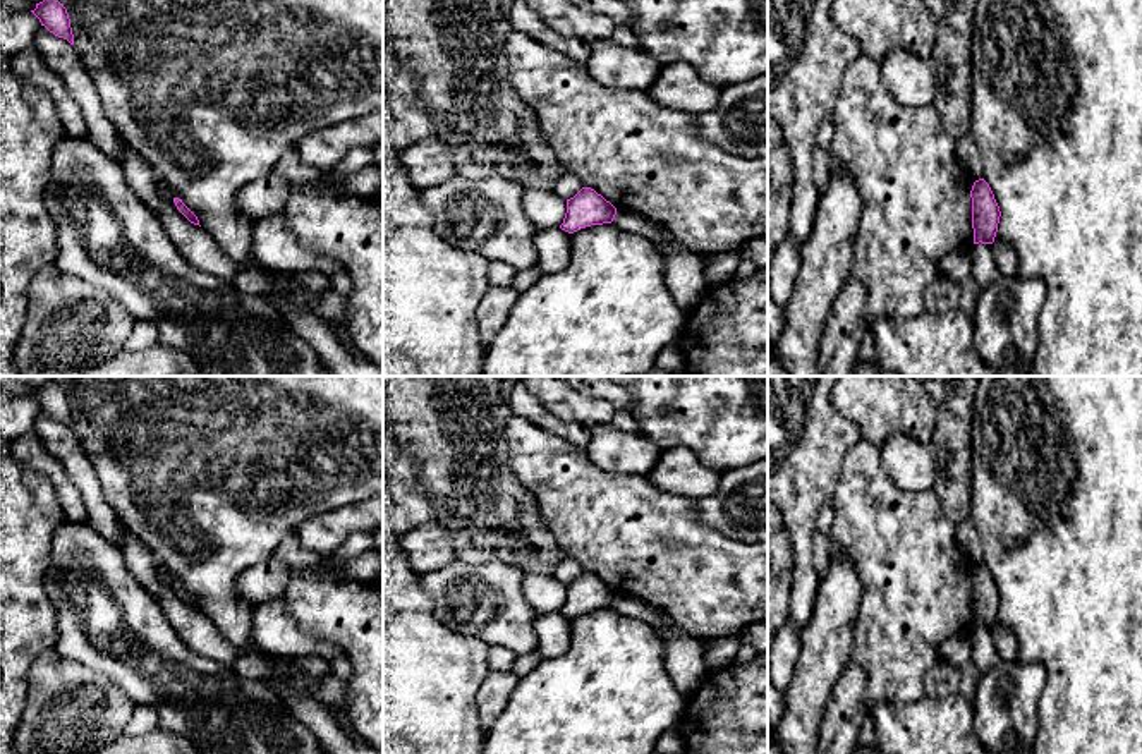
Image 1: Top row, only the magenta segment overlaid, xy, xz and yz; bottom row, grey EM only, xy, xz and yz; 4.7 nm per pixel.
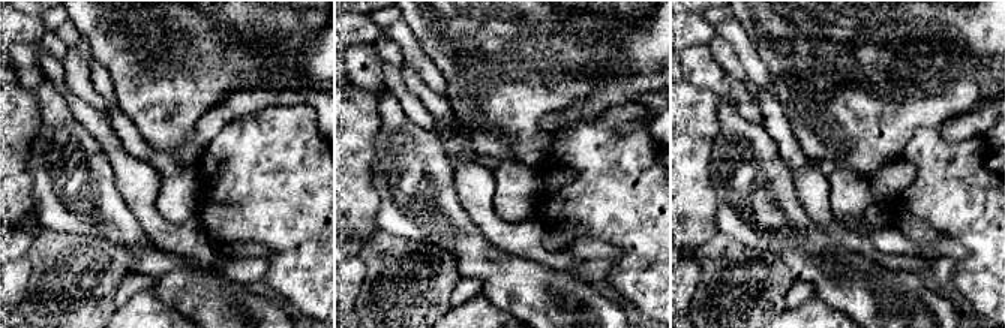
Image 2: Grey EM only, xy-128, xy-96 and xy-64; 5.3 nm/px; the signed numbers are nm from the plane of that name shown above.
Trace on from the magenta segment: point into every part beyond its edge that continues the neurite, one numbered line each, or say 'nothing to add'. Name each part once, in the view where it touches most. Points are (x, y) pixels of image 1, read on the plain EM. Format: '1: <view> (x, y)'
nothing to add

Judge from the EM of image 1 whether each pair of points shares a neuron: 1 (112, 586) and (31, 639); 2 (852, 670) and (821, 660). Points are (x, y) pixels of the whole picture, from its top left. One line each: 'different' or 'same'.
1: different
2: different

